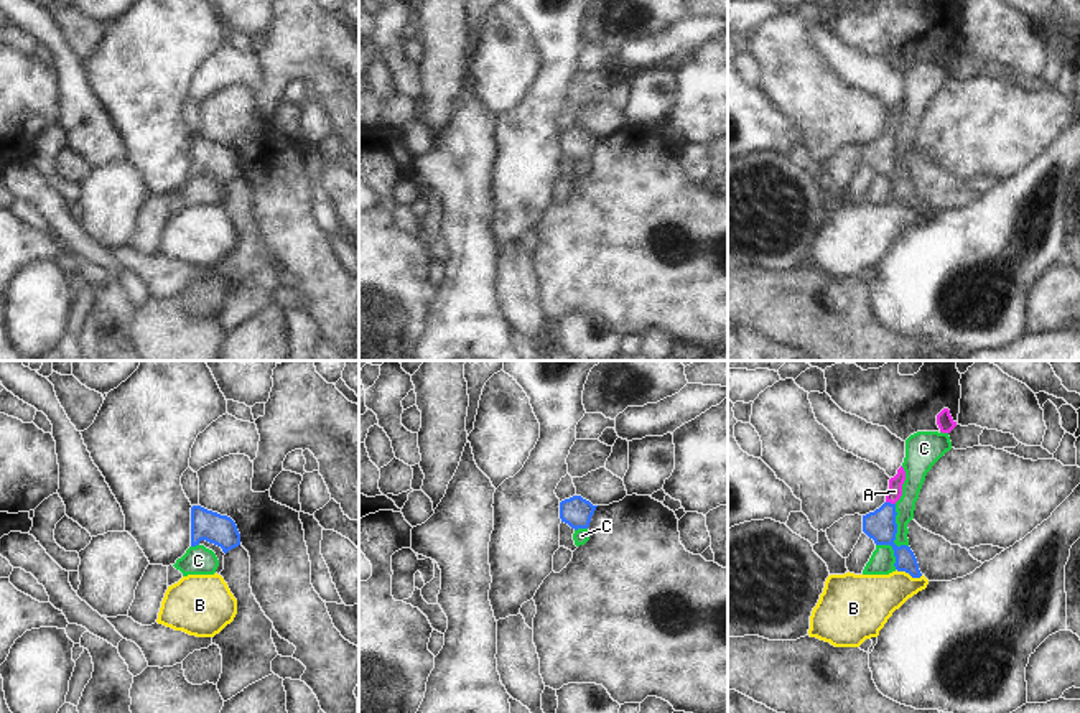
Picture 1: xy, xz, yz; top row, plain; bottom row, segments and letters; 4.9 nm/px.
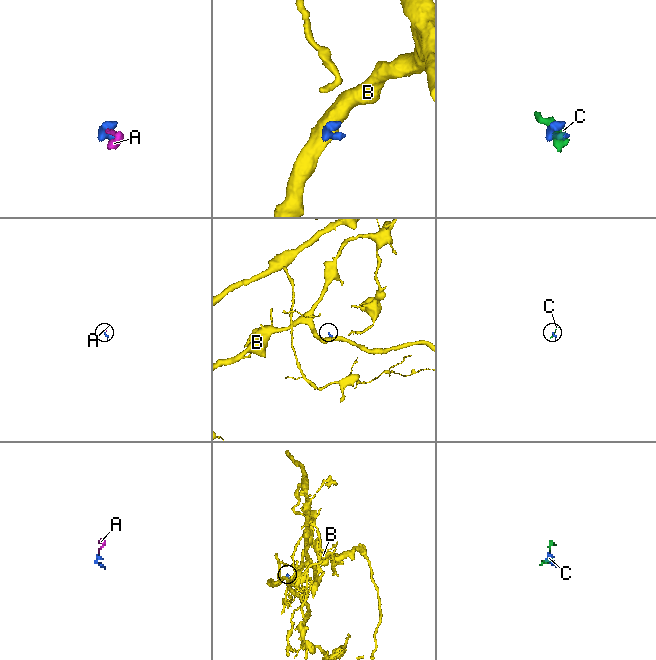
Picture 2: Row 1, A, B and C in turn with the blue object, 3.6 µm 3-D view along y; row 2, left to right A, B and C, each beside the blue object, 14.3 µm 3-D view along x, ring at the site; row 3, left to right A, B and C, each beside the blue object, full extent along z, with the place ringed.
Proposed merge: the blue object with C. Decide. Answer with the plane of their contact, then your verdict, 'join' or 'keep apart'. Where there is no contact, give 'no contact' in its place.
yz | keep apart

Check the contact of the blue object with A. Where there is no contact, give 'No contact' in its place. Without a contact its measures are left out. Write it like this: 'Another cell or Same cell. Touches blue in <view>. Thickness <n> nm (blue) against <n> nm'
Same cell. Touches blue in yz. Thickness 150 nm (blue) against 70 nm.

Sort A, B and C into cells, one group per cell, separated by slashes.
A / B / C

